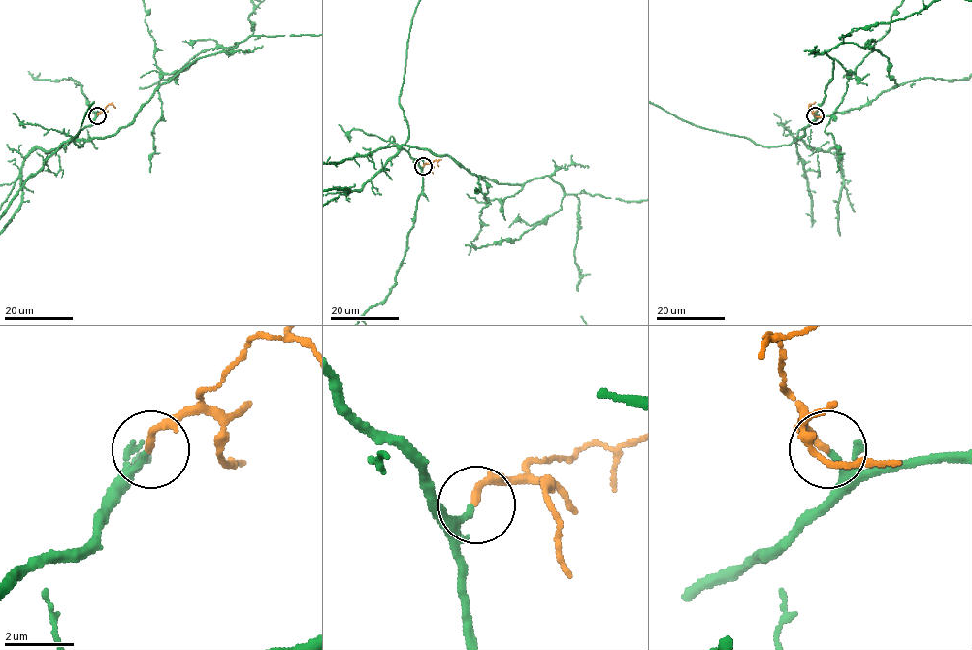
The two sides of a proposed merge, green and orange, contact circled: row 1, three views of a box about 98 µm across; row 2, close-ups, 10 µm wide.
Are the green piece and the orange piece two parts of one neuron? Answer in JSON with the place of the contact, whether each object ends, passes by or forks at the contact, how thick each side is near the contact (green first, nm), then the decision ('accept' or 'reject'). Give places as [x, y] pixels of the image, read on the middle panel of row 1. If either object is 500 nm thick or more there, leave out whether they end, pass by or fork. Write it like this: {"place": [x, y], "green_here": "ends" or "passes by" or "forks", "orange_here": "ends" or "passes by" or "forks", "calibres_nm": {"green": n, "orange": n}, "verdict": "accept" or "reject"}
{"place": [423, 166], "green_here": "passes by", "orange_here": "ends", "calibres_nm": {"green": 130, "orange": 190}, "verdict": "accept"}

